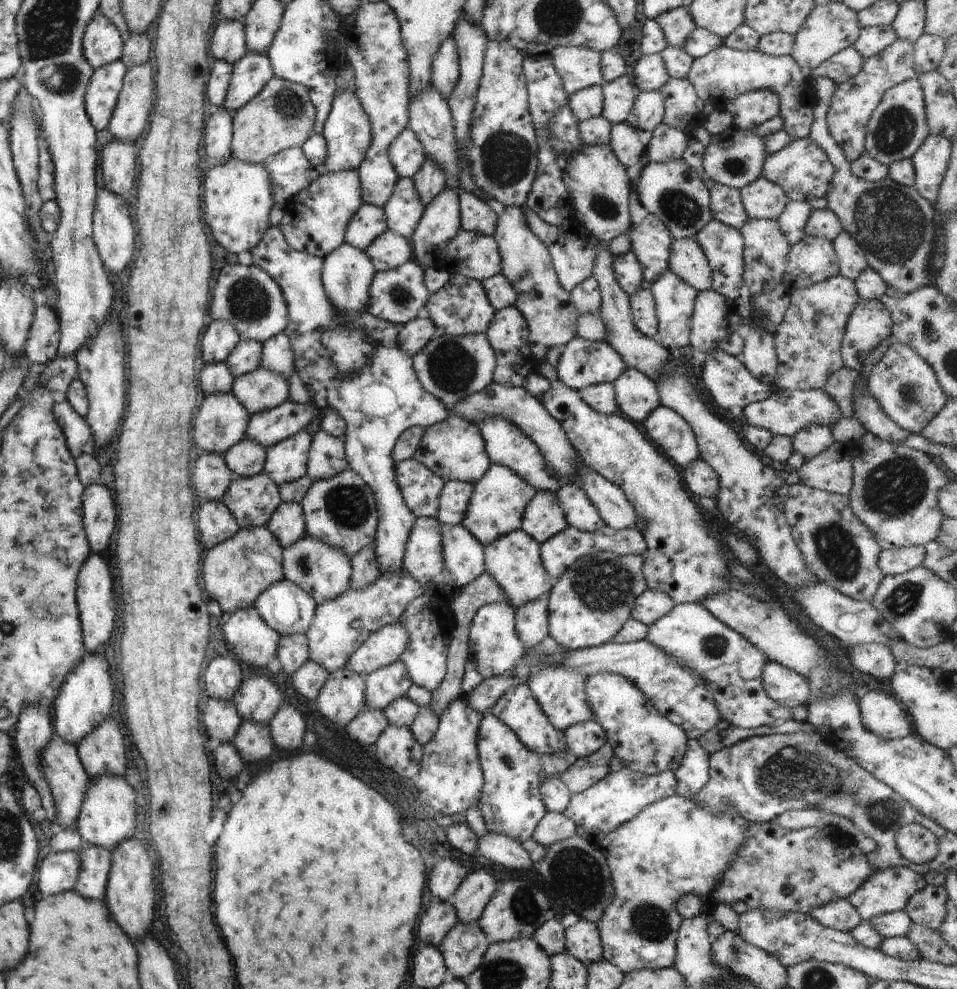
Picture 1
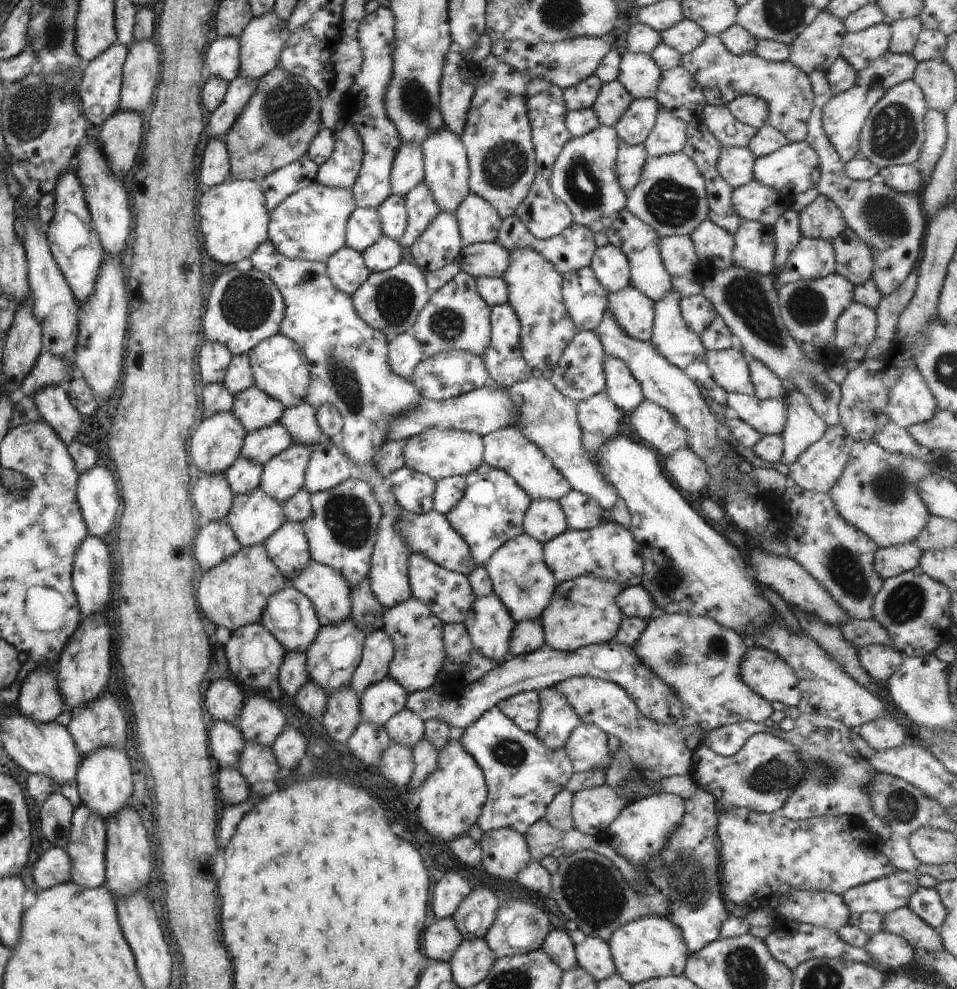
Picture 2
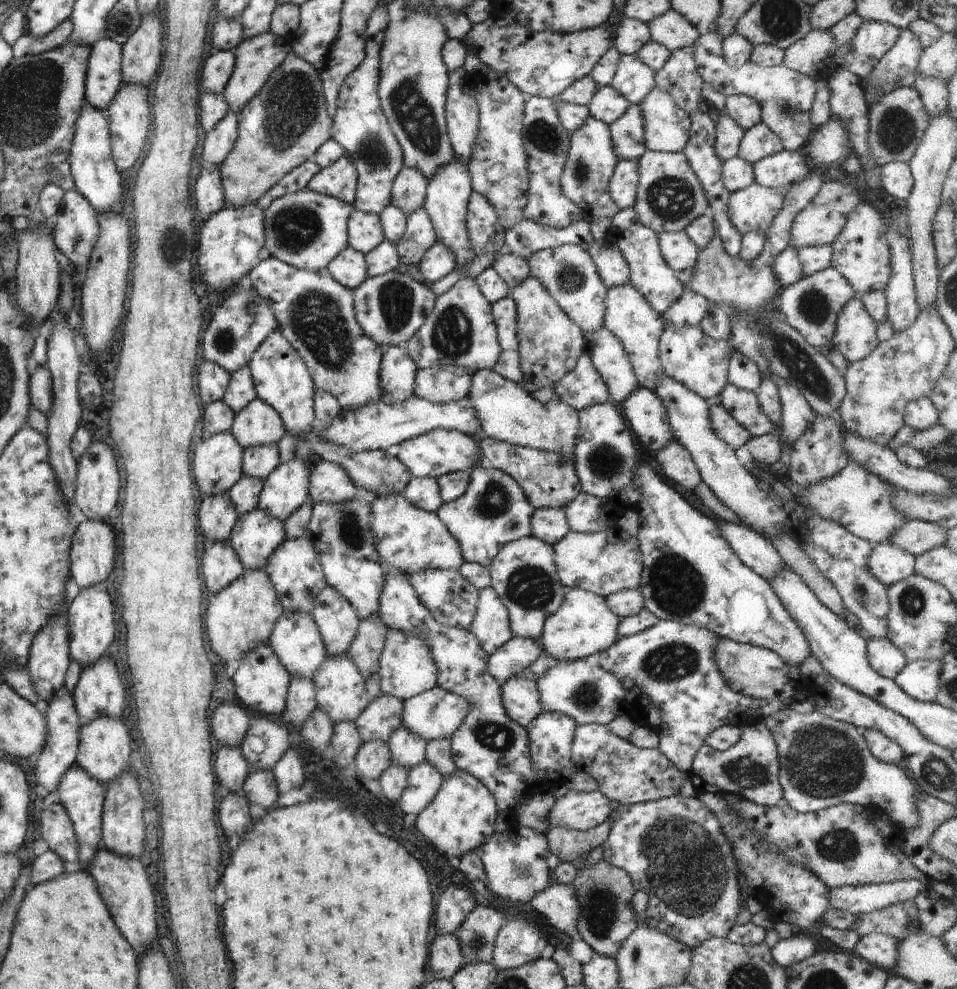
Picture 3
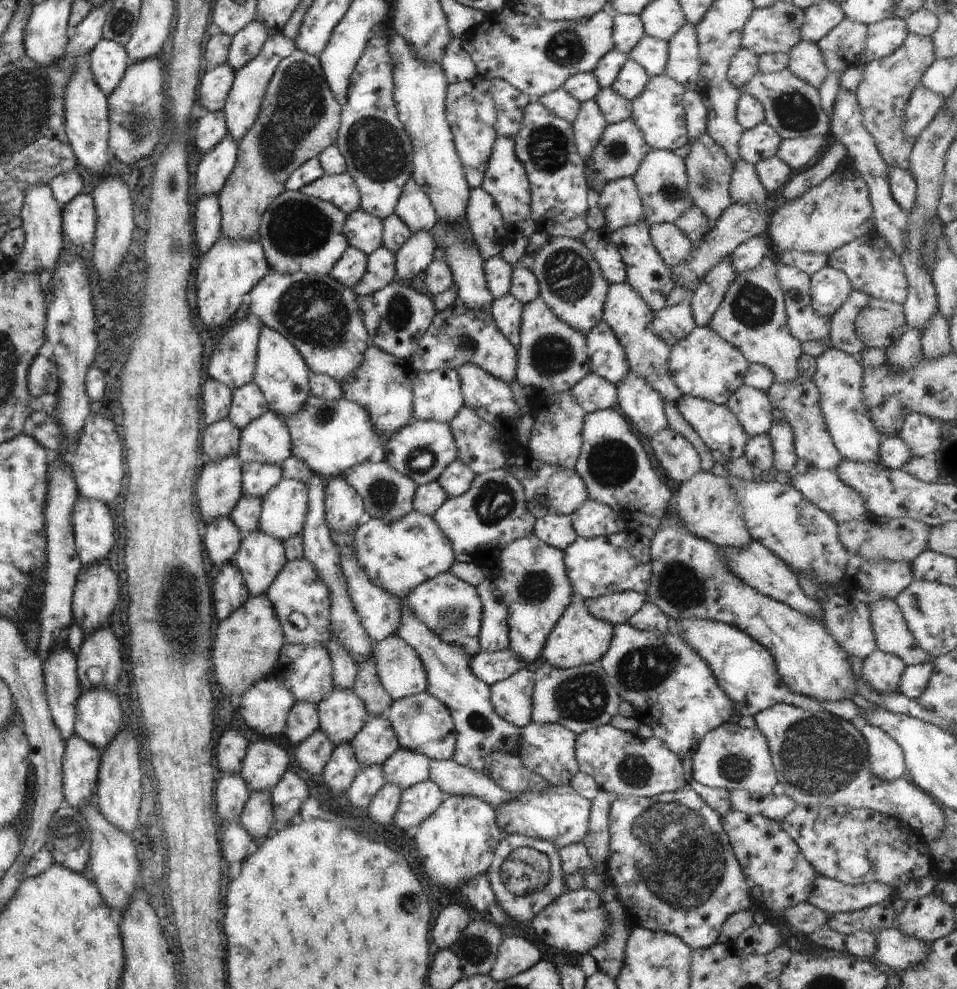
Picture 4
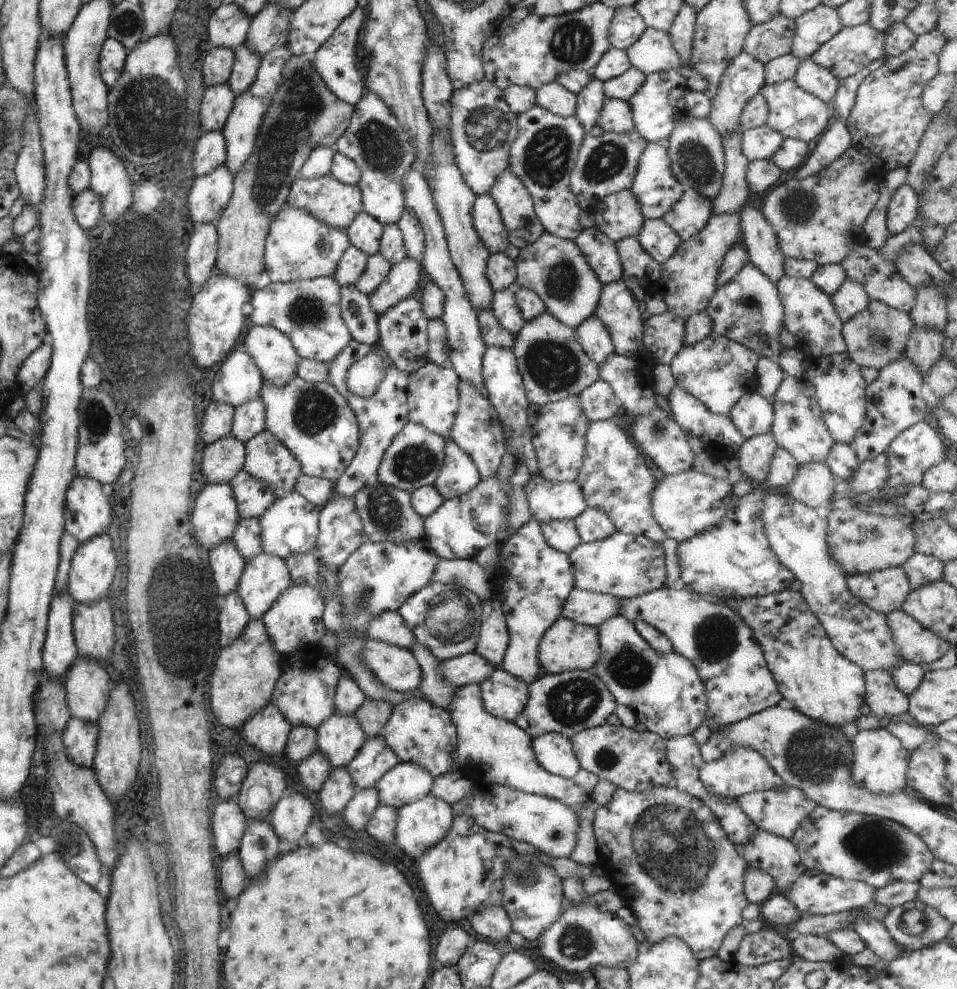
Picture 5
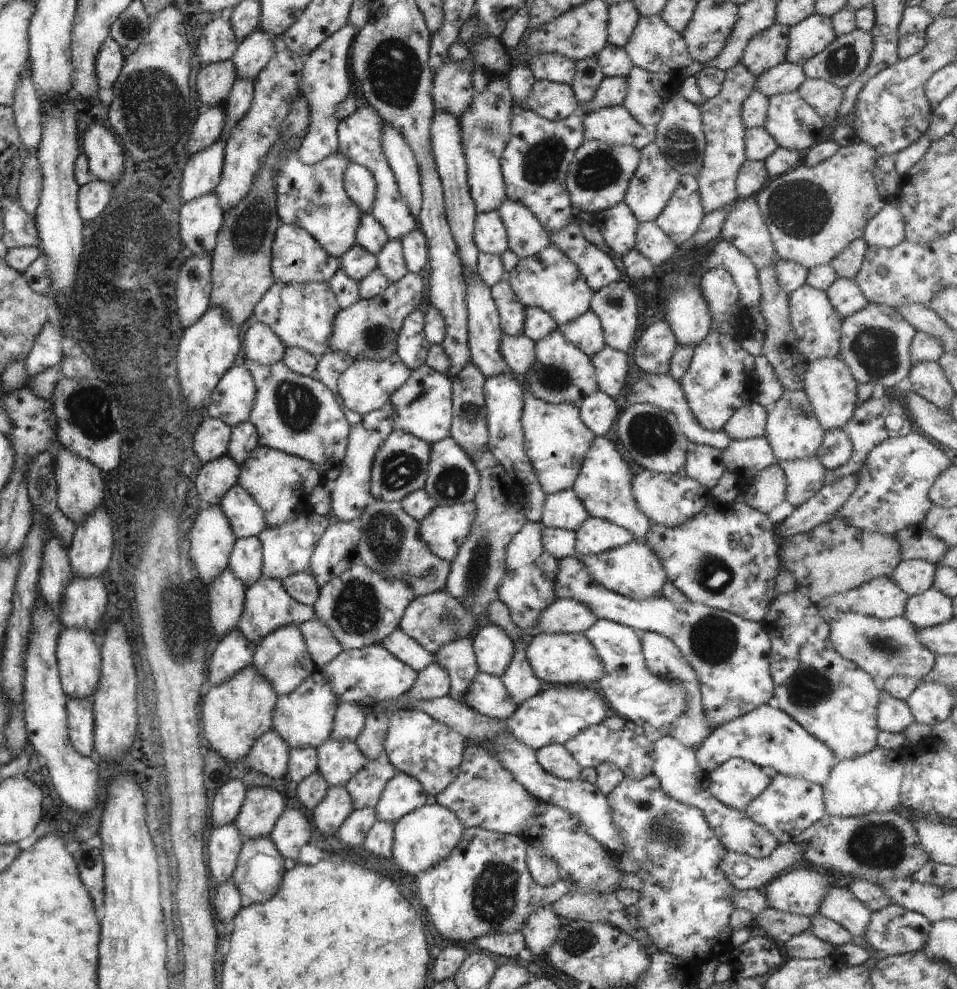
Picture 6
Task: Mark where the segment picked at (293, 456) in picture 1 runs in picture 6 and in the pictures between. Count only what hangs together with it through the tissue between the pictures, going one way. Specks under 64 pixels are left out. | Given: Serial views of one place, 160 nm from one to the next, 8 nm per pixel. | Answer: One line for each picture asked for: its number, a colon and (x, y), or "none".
2: (283, 475)
3: (285, 489)
4: (282, 510)
5: (289, 526)
6: (285, 549)

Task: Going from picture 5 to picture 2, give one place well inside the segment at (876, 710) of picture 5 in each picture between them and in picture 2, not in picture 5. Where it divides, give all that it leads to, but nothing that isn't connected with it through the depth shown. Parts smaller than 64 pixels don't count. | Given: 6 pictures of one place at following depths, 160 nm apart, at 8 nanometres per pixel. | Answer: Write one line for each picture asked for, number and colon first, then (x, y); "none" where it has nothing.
2: (878, 661)
3: (883, 658)
4: (882, 671)

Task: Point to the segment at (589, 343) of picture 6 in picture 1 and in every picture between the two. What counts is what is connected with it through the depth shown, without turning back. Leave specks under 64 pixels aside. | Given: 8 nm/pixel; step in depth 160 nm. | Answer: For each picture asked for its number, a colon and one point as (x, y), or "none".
1: (636, 395)
2: (621, 388)
3: (610, 362)
4: (606, 359)
5: (593, 338)

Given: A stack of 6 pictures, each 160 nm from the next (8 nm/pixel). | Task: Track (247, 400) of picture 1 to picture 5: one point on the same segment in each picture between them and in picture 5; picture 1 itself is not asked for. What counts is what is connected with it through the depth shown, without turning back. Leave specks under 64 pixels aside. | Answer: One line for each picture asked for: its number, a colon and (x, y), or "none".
2: (252, 409)
3: (257, 423)
4: (265, 440)
5: (265, 459)

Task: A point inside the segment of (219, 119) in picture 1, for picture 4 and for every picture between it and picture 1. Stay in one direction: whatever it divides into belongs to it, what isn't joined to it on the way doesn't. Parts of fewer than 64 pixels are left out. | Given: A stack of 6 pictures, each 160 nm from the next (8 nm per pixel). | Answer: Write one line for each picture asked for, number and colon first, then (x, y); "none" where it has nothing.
2: (214, 167)
3: (207, 192)
4: (206, 219)

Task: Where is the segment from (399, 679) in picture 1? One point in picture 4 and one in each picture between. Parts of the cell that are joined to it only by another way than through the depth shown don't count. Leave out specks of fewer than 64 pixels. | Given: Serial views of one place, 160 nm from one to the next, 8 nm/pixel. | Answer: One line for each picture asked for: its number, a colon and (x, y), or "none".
2: (377, 703)
3: (380, 716)
4: (376, 741)

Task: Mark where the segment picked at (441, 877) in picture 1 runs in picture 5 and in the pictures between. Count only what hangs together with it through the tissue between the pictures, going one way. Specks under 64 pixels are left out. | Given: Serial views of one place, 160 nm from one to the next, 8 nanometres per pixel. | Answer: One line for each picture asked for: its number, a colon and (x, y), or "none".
2: (450, 889)
3: (454, 902)
4: (451, 920)
5: (452, 943)

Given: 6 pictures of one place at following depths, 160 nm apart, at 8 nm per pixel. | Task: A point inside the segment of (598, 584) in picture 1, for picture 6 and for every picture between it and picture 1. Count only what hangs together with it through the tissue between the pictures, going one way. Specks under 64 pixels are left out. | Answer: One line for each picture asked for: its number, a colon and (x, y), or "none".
2: (582, 611)
3: (582, 626)
4: (578, 638)
5: (565, 646)
6: (560, 658)

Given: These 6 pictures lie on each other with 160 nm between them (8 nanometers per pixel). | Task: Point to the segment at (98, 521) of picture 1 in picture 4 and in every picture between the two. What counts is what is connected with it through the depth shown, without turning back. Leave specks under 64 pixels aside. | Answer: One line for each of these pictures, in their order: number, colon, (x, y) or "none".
2: (96, 494)
3: (95, 489)
4: (96, 460)

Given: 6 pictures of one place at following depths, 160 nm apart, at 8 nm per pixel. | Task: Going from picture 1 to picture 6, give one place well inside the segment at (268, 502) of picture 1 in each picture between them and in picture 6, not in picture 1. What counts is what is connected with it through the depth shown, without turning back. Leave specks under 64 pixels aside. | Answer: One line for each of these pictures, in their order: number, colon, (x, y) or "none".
2: (253, 516)
3: (255, 534)
4: (260, 556)
5: (264, 577)
6: (267, 606)

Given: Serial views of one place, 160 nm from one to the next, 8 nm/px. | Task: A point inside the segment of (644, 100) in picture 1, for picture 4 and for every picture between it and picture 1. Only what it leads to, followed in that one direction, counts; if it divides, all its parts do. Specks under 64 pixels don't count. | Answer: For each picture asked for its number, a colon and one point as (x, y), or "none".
2: (637, 121)
3: (627, 135)
4: (620, 148)

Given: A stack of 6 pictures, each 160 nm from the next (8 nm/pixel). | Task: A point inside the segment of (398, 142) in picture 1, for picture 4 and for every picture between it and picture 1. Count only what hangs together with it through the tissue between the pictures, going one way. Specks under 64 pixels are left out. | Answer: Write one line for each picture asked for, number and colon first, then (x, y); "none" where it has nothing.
2: (407, 170)
3: (407, 193)
4: (413, 207)

